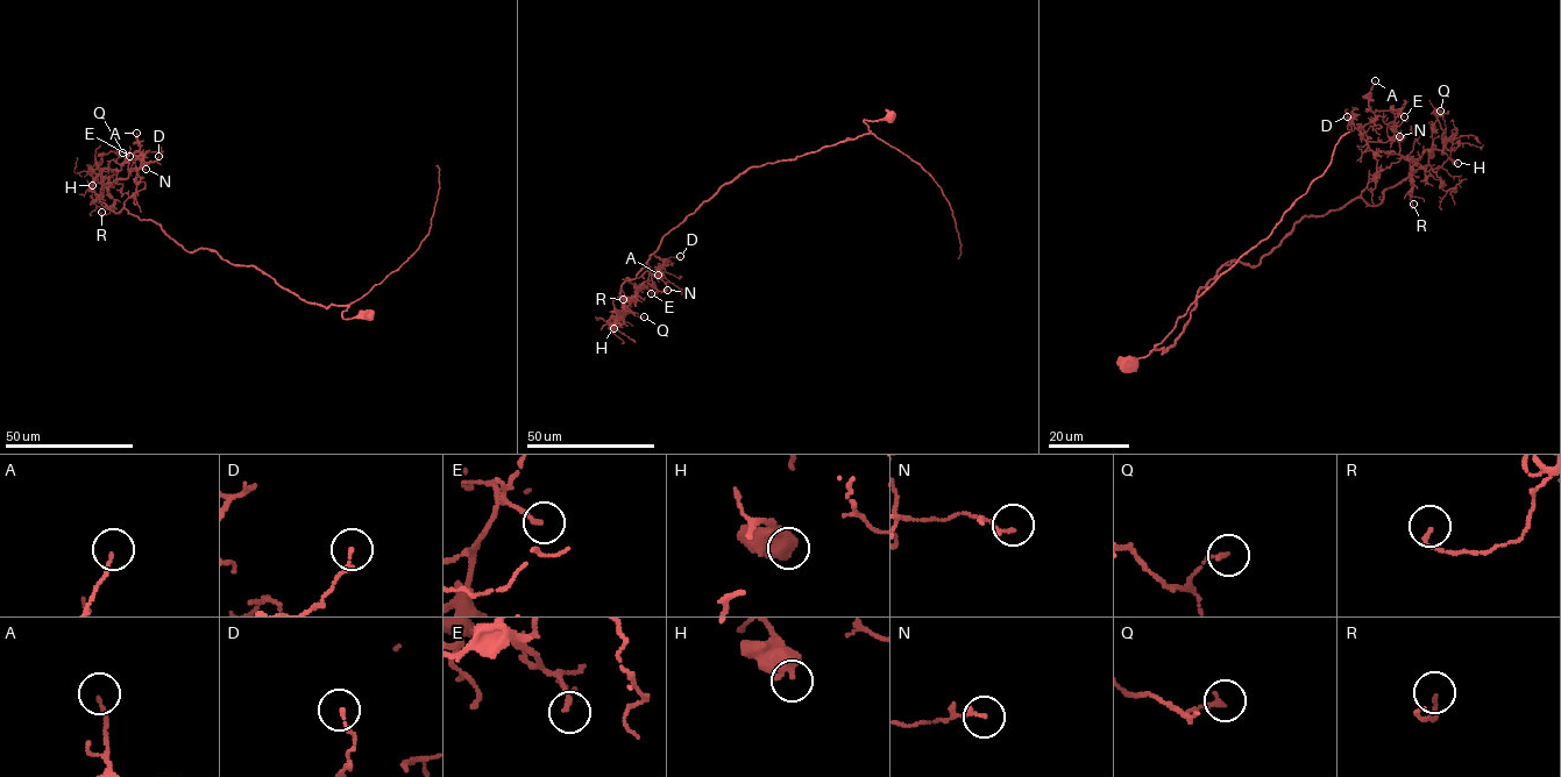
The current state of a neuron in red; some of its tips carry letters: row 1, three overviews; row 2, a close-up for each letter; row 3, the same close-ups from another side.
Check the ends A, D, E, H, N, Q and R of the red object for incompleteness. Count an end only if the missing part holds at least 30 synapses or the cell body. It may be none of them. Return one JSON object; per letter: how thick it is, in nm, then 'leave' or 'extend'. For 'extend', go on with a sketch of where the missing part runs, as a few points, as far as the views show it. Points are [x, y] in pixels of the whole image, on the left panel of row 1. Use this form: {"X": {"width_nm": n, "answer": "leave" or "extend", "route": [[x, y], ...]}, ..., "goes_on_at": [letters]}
{"A": {"width_nm": 110, "answer": "leave"}, "D": {"width_nm": 120, "answer": "leave"}, "E": {"width_nm": 170, "answer": "leave"}, "H": {"width_nm": 500, "answer": "leave"}, "N": {"width_nm": 140, "answer": "leave"}, "Q": {"width_nm": 150, "answer": "leave"}, "R": {"width_nm": 110, "answer": "leave"}, "goes_on_at": []}

